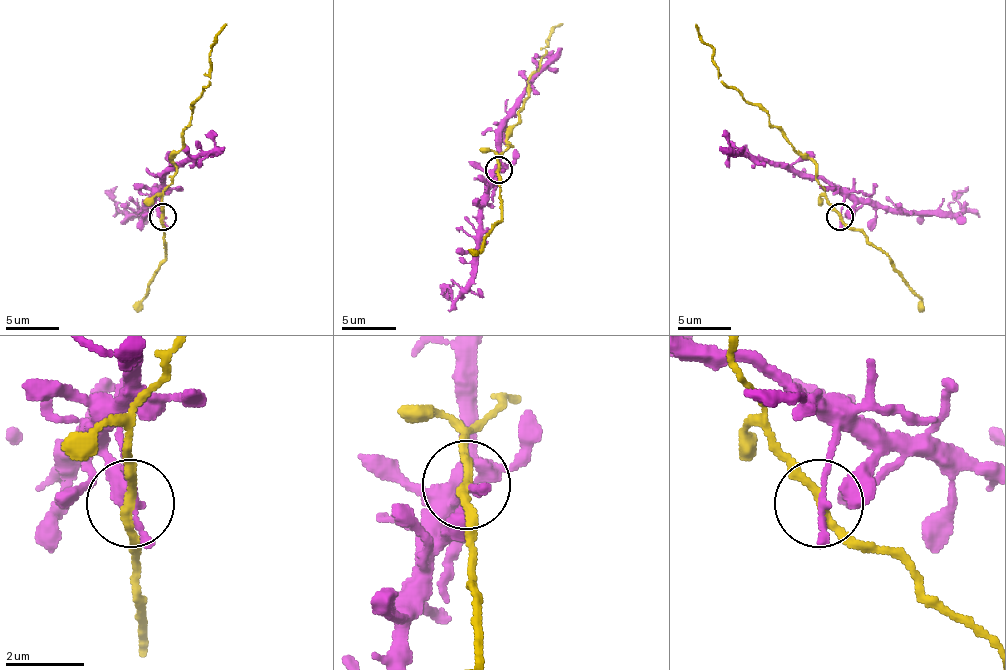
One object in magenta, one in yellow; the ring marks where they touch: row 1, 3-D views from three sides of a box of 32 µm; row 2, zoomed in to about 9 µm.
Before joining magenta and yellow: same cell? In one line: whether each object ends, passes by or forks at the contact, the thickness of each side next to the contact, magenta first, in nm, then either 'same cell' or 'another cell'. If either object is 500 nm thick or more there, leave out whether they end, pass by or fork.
magenta ends there; yellow passes by; 190 nm thick on the magenta side, 200 nm on the other; another cell

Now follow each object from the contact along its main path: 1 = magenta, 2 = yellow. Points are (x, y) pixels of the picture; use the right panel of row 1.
1: (840, 216), (843, 198), (824, 182), (803, 179), (771, 163), (739, 155), (723, 131)
2: (840, 216), (816, 182), (816, 166), (792, 147), (763, 110), (718, 78), (712, 48), (702, 40), (696, 24)

